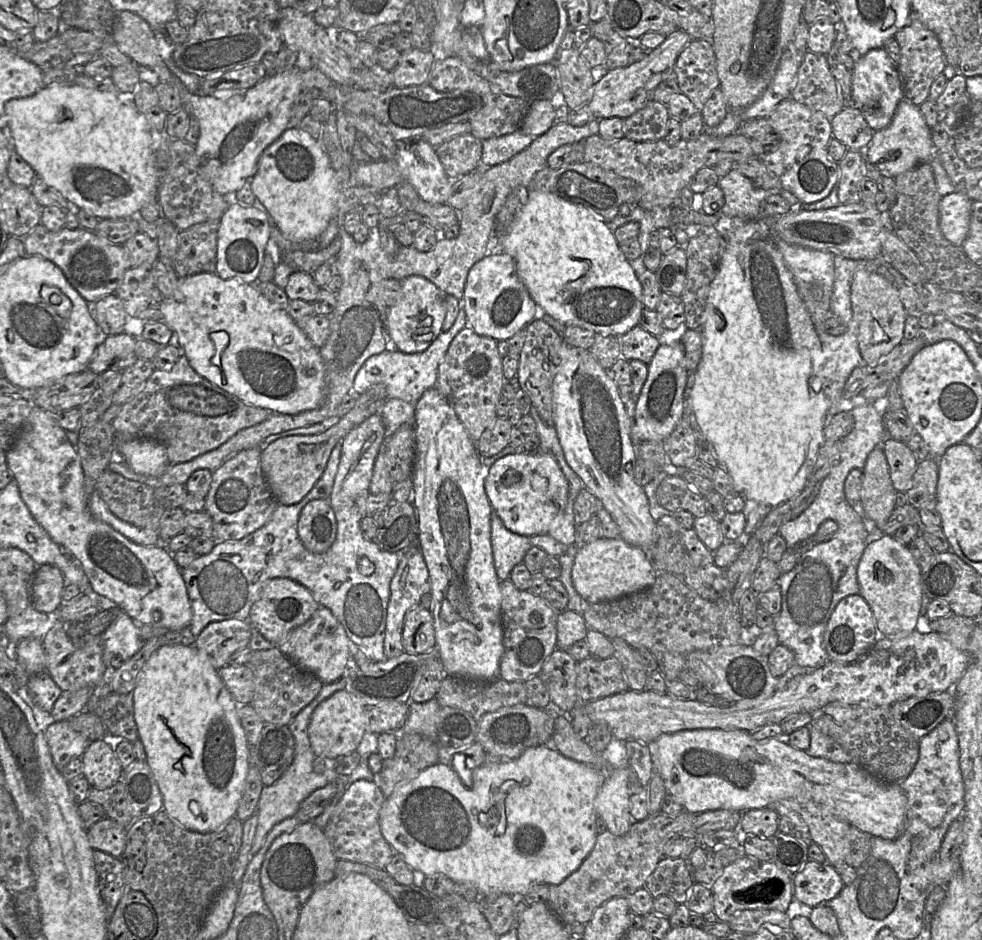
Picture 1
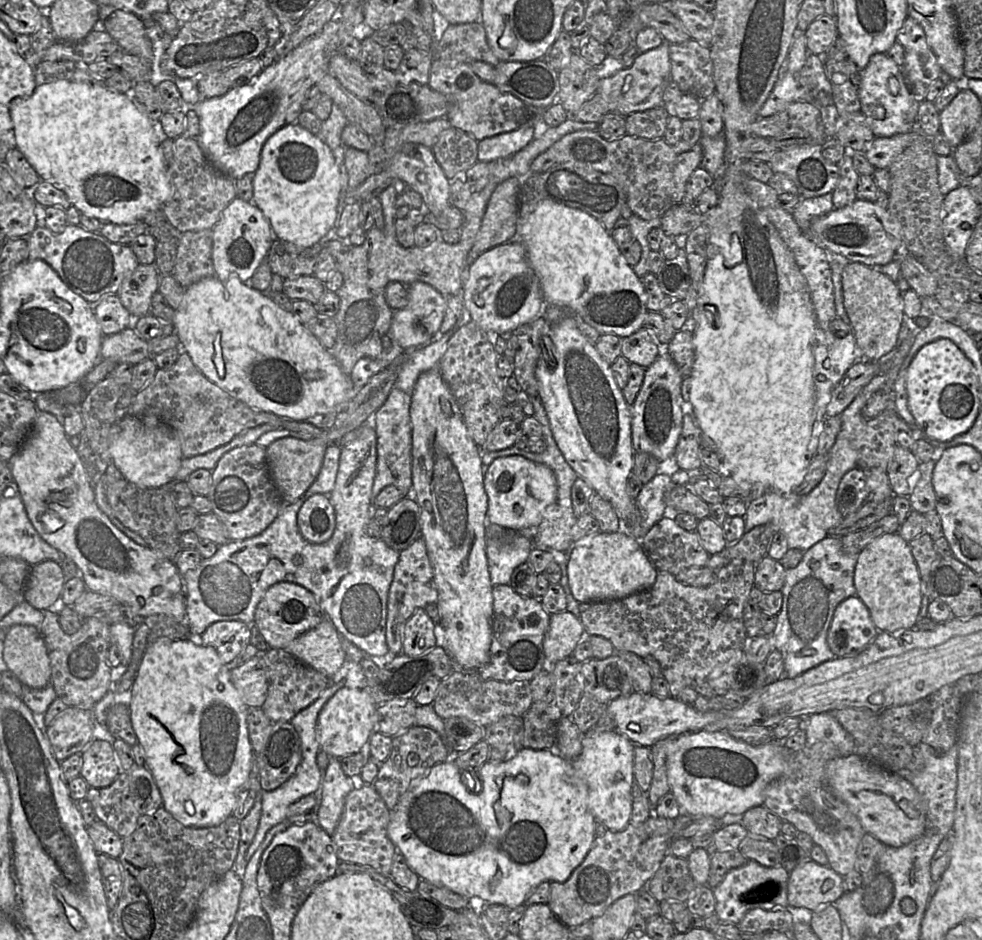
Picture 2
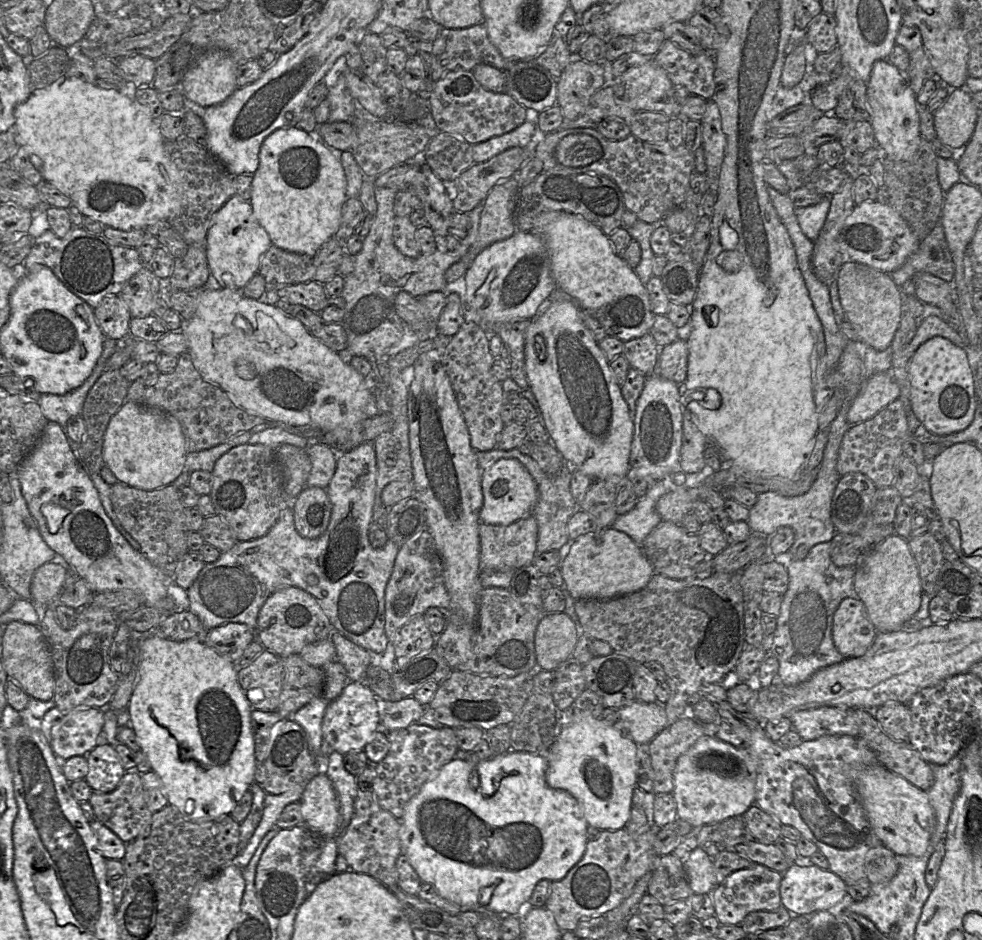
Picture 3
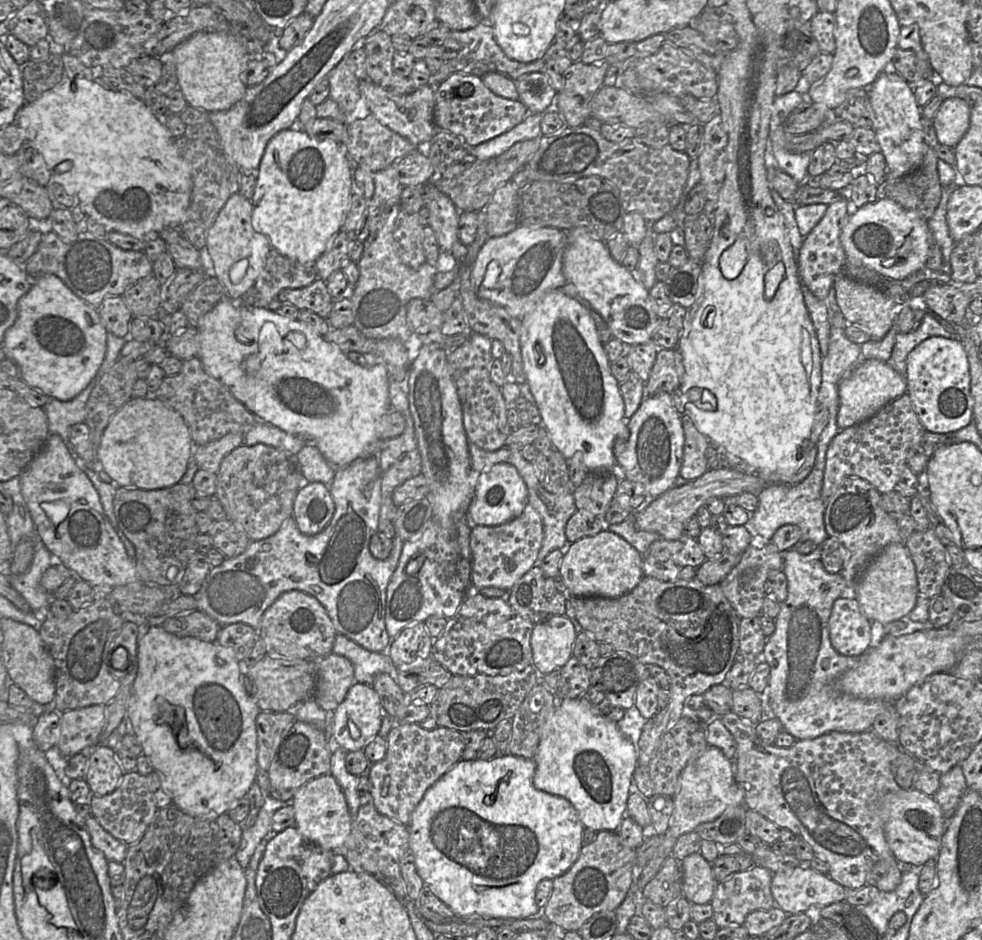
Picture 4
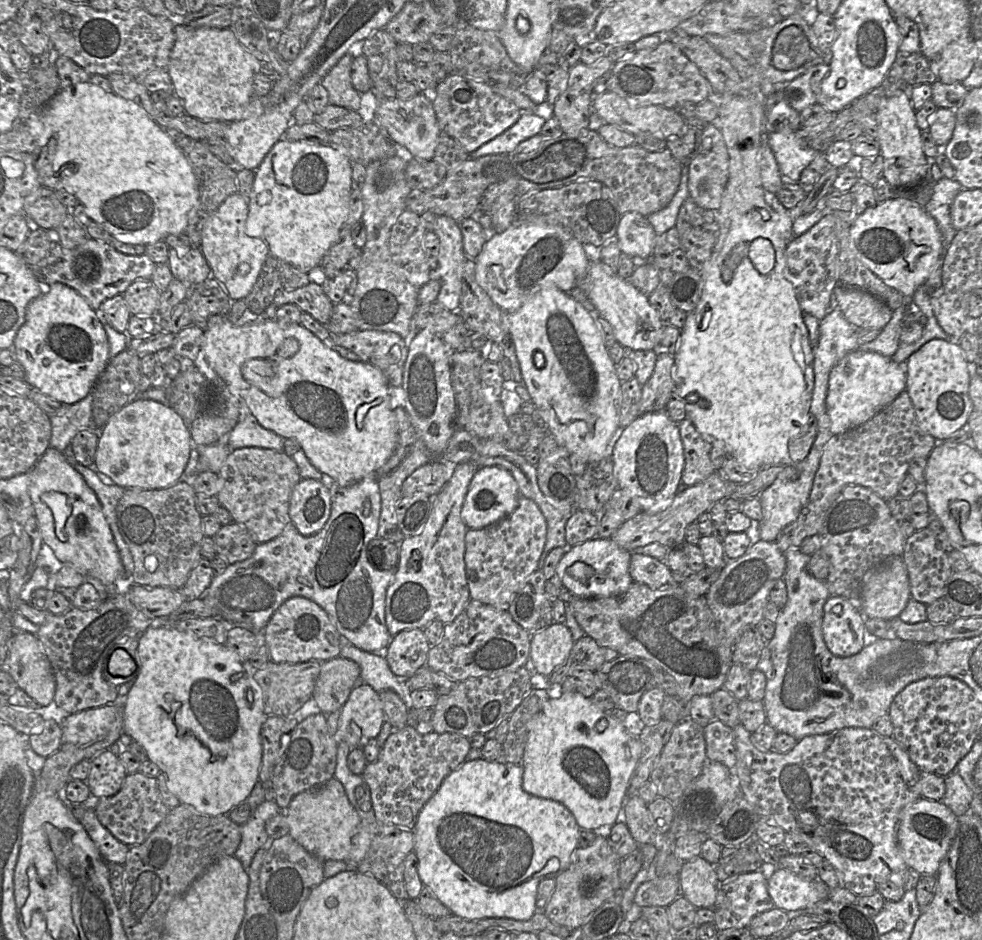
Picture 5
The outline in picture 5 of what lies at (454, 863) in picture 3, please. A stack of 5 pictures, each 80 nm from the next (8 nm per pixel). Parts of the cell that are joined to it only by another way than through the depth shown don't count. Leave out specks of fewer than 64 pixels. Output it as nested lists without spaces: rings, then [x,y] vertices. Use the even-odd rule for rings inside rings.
[[[482,758],[473,761],[465,761],[443,780],[435,794],[419,812],[413,829],[415,836],[414,853],[418,858],[419,878],[423,885],[428,887],[435,897],[455,916],[467,920],[483,918],[529,920],[538,910],[536,897],[540,881],[546,877],[558,876],[565,871],[572,862],[572,855],[579,847],[579,834],[581,830],[575,817],[563,804],[554,800],[539,798],[525,792],[522,788],[522,779],[522,765],[507,763],[503,758],[498,761],[487,761]]]

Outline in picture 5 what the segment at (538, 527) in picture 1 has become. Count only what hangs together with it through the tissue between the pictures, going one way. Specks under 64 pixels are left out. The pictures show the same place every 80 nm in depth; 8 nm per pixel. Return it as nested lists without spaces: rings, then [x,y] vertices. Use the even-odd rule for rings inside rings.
[[[499,466],[481,467],[472,478],[461,509],[461,518],[468,529],[485,528],[511,514],[518,506],[519,487],[506,469]]]

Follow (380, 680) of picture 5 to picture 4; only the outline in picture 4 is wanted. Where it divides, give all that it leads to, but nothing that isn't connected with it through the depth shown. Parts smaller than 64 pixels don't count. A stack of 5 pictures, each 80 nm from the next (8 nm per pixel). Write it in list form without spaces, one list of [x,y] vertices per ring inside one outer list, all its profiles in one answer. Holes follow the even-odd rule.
[[[341,634],[335,635],[332,653],[347,658],[354,667],[354,679],[357,683],[372,685],[374,677],[379,673],[388,674],[393,681],[397,684],[398,682],[398,671],[392,664],[390,658],[387,656],[389,645],[386,648],[386,653],[375,653],[370,652],[355,642],[349,640]]]

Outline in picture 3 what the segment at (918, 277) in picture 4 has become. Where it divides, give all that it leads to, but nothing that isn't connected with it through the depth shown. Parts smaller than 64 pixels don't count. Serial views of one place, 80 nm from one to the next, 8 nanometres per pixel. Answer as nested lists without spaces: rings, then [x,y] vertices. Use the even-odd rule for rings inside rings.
[[[940,222],[921,241],[918,250],[900,268],[890,273],[890,277],[898,287],[902,287],[920,272],[929,273],[946,282],[954,279],[954,262]]]

